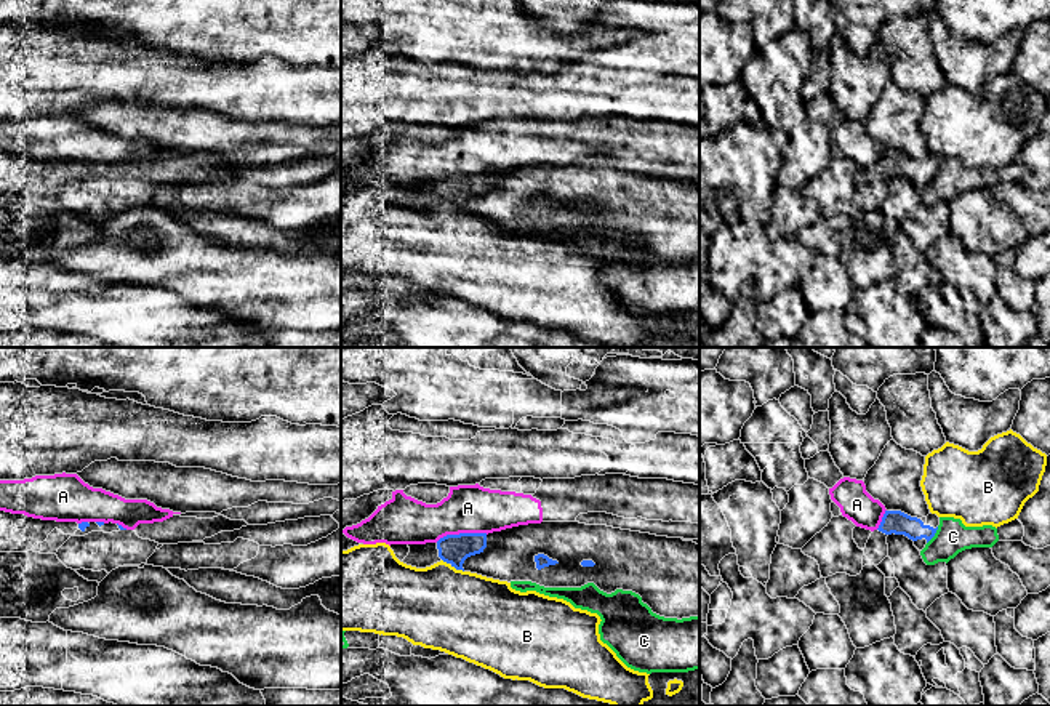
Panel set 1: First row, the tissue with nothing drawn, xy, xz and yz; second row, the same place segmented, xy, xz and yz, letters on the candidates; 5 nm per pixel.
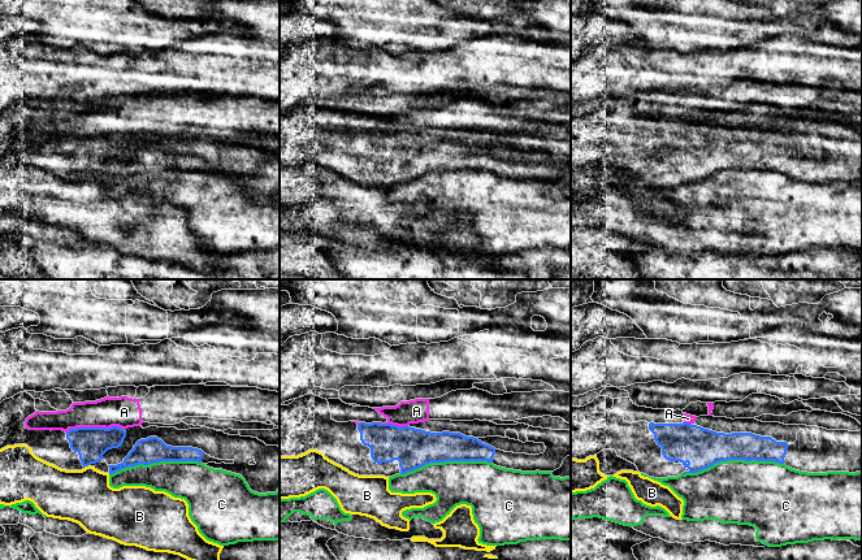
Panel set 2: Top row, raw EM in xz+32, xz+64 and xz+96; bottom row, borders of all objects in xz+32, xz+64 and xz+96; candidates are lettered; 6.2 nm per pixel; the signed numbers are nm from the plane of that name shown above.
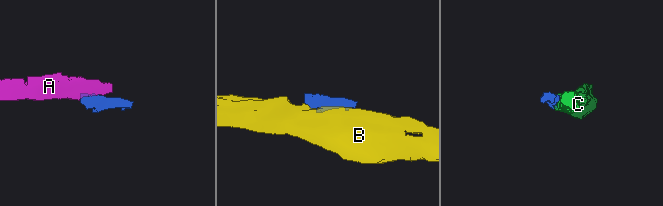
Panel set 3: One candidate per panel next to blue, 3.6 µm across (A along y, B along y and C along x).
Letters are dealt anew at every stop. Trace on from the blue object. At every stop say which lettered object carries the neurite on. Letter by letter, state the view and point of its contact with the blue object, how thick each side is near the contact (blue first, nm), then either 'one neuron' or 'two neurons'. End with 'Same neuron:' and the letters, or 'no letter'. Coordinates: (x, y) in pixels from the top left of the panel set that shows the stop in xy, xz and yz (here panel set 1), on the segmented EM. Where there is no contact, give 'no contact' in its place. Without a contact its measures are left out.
A: meets blue in xz at (461, 533); 150 nm thick on the blue side, 240 nm on the other; two neurons
B: meets blue in xz at (453, 565); 150 nm thick on the blue side, 420 nm on the other; two neurons
C: meets blue in yz at (933, 535); 120 nm thick on the blue side, 170 nm on the other; two neurons
Same neuron: no letter

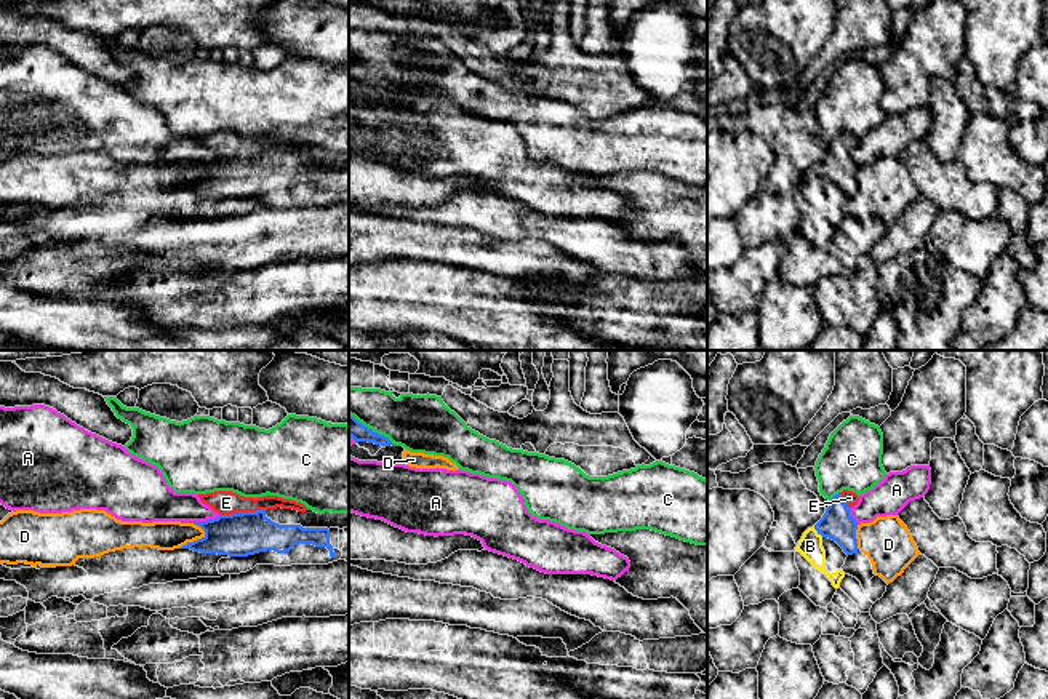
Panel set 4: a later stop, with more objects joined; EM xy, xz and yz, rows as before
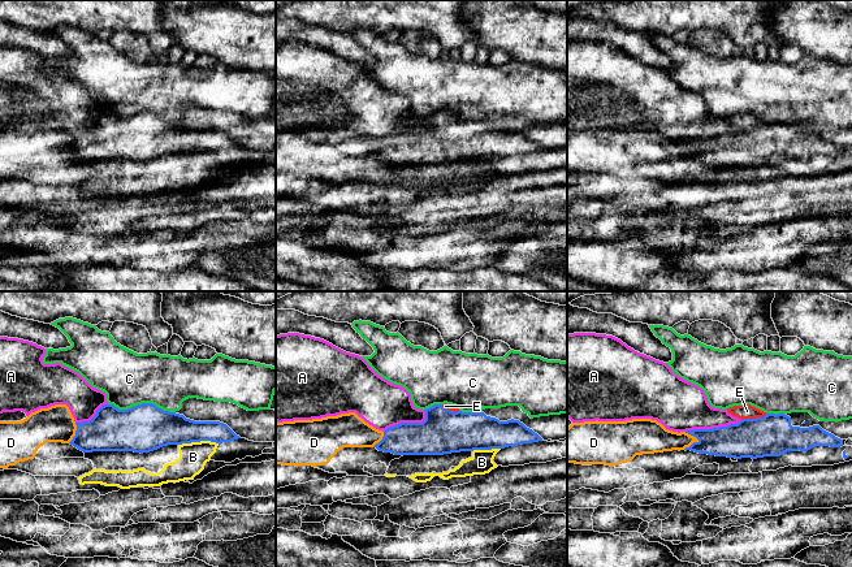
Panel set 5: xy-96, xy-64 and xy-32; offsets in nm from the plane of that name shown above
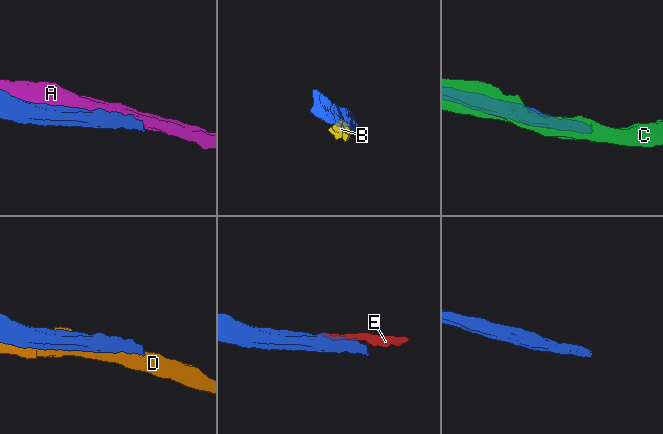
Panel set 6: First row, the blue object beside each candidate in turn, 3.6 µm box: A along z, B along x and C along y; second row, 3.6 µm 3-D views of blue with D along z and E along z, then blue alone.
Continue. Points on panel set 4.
A: meets blue in xy at (200, 522); 220 nm thick on the blue side, 200 nm on the other; two neurons
B: meets blue in yz at (818, 531); 160 nm thick on the blue side, 120 nm on the other; two neurons
C: meets blue in xz at (375, 432); 100 nm thick on the blue side, 280 nm on the other; two neurons
D: meets blue in xy at (194, 541); 220 nm thick on the blue side, 140 nm on the other; two neurons
E: meets blue in xy at (242, 512); 220 nm thick on the blue side, 130 nm on the other; one neuron
Same neuron: E

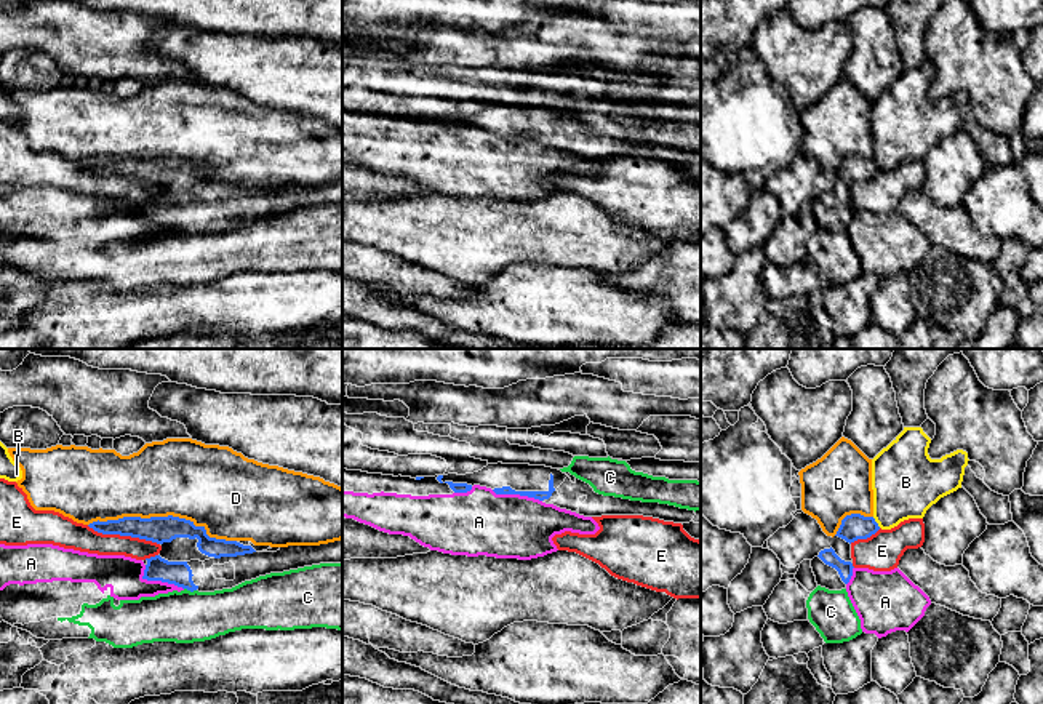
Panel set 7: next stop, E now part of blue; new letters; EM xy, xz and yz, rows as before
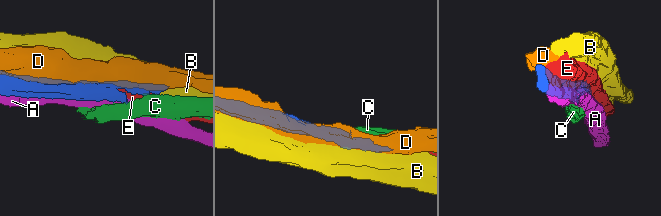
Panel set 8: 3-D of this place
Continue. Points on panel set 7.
A: meets blue in xy at (157, 580); 120 nm thick on the blue side, 190 nm on the other; two neurons
B: meets blue in yz at (875, 522); 130 nm thick on the blue side, 340 nm on the other; two neurons
C: meets blue in xy at (191, 591); 120 nm thick on the blue side, 260 nm on the other; two neurons
D: meets blue in xy at (163, 517); 130 nm thick on the blue side, 400 nm on the other; two neurons
E: meets blue in xy at (123, 535); 130 nm thick on the blue side, 140 nm on the other; two neurons
Same neuron: no letter

